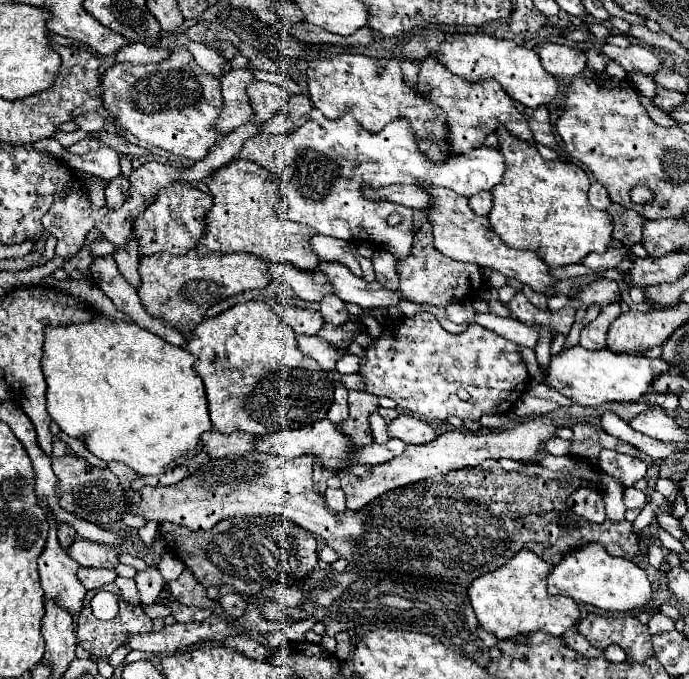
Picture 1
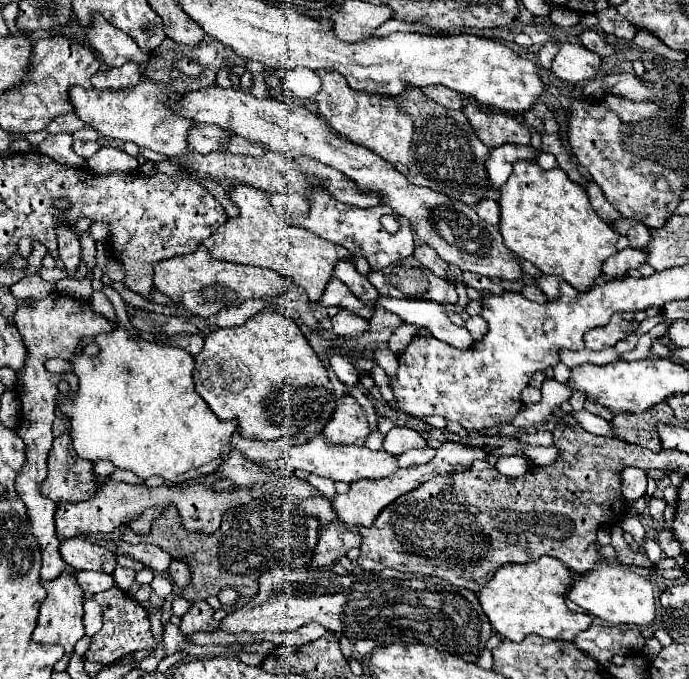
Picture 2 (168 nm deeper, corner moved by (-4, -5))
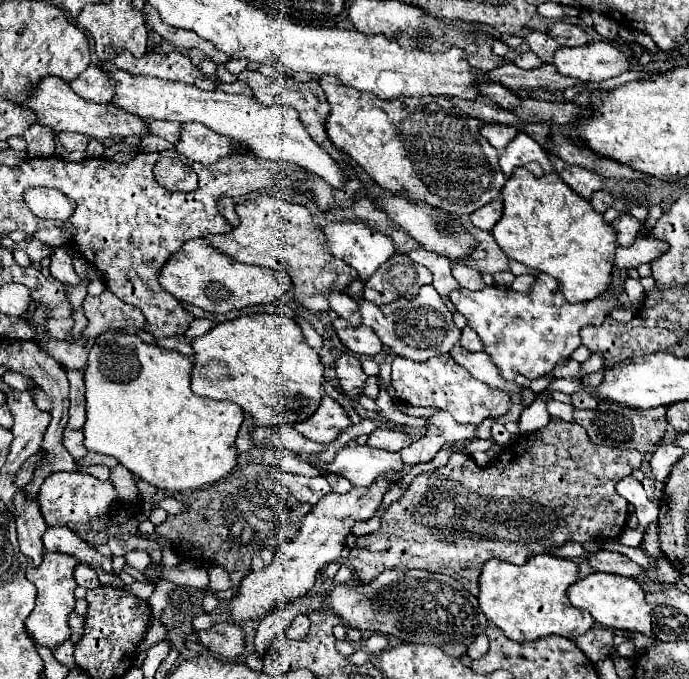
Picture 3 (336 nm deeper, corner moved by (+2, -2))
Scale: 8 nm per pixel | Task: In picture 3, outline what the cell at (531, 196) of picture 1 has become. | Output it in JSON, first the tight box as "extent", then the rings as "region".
{"extent":[491,168,617,304],"region":[[[525,168],[515,170],[501,194],[503,216],[491,234],[509,258],[553,276],[571,304],[589,302],[611,290],[617,232],[585,198],[575,194],[557,174],[535,178]]]}

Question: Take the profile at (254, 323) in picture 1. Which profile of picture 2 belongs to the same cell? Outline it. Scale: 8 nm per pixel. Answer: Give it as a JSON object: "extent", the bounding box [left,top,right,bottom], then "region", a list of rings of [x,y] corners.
{"extent":[193,313,337,441],"region":[[[257,313],[243,325],[223,327],[205,335],[203,351],[195,355],[193,379],[197,393],[205,399],[211,411],[221,421],[237,421],[237,431],[249,439],[271,441],[287,435],[305,435],[311,439],[323,431],[337,407],[333,385],[313,347],[293,319],[277,313]]]}

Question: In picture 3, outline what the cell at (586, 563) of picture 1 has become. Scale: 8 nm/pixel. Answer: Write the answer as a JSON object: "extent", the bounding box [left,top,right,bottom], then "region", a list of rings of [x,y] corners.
{"extent":[567,572,653,636],"region":[[[593,572],[587,578],[569,586],[567,588],[567,598],[571,600],[573,606],[577,606],[581,610],[587,610],[595,618],[595,622],[599,622],[605,628],[641,632],[641,634],[653,636],[653,632],[651,632],[651,608],[645,602],[643,588],[633,578]]]}

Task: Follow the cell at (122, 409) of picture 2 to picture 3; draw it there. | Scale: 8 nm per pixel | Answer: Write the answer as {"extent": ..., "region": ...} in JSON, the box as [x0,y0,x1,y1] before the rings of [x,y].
{"extent":[83,334,243,490],"region":[[[119,334],[103,344],[93,344],[85,368],[87,422],[83,426],[85,448],[117,458],[141,480],[173,490],[195,490],[227,476],[237,464],[235,438],[243,424],[243,410],[233,402],[213,402],[191,392],[193,360],[175,350],[145,344],[139,336]]]}

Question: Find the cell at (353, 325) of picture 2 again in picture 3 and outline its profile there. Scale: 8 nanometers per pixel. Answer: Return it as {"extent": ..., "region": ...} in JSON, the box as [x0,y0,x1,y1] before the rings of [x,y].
{"extent":[333,318,383,356],"region":[[[337,318],[333,322],[333,328],[337,332],[337,336],[341,338],[341,342],[355,354],[359,356],[377,356],[383,348],[381,340],[377,338],[377,334],[373,332],[373,328],[365,328],[365,326],[359,326],[359,328],[353,328],[347,320],[343,318]]]}

